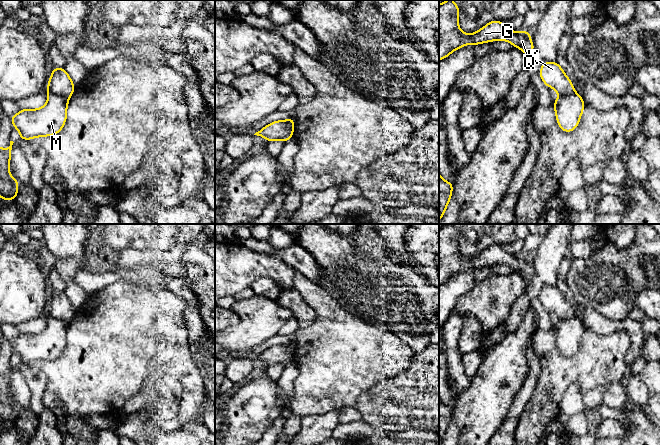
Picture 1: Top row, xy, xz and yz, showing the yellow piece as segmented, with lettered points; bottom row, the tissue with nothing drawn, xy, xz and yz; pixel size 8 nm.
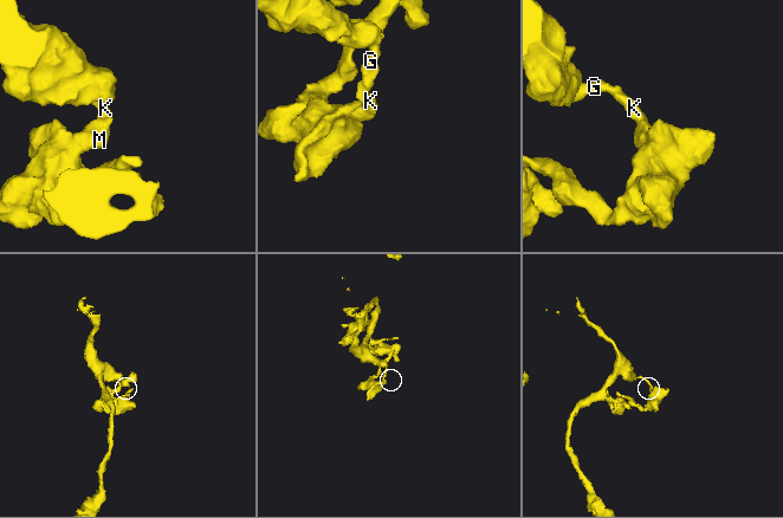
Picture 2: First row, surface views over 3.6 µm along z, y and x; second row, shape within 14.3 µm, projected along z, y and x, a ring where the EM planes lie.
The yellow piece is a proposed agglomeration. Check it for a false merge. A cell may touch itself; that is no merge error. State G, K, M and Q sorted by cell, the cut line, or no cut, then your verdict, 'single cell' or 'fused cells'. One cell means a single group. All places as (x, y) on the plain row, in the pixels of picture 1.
G K Q / M; cut in xy along (47, 312), (68, 323); fused cells

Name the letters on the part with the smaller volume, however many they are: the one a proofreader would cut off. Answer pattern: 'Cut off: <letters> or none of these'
Cut off: M

